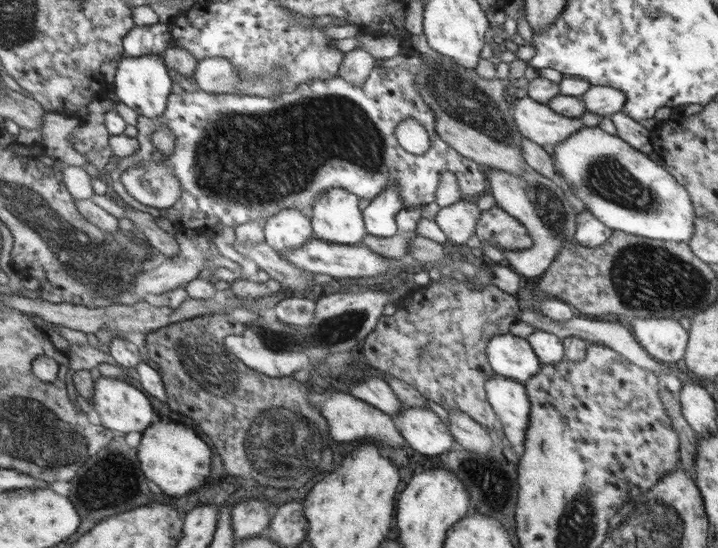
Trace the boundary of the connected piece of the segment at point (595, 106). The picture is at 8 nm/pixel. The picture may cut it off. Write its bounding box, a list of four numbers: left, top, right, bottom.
[579,86,626,115]

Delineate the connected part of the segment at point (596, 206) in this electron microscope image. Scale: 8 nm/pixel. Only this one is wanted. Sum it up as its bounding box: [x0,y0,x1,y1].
[554,127,696,243]

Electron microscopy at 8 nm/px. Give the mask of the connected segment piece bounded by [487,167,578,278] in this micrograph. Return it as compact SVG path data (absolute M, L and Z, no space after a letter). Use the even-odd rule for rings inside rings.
M530 167L526 168L523 175L493 168L488 169L487 175L496 205L524 224L532 238L532 246L526 250L506 250L493 241L494 237L490 237L491 245L503 252L509 264L515 268L515 272L530 278L541 276L552 264L562 245L572 243L578 248L578 242L575 240L577 213L560 184Z

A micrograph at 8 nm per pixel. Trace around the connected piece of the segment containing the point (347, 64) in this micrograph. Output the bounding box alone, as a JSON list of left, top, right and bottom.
[339,47,378,86]

